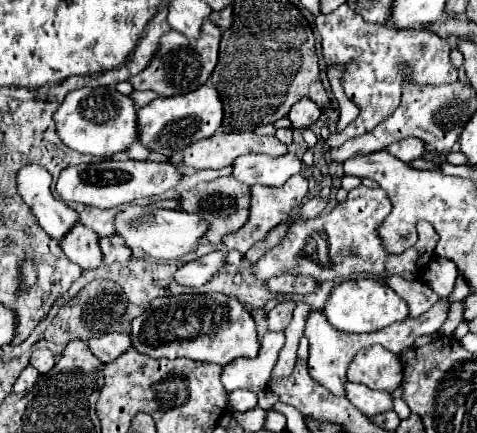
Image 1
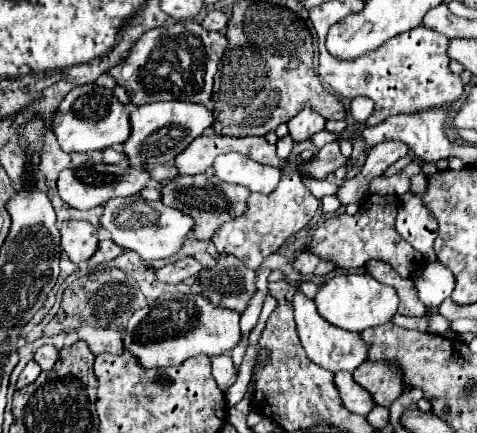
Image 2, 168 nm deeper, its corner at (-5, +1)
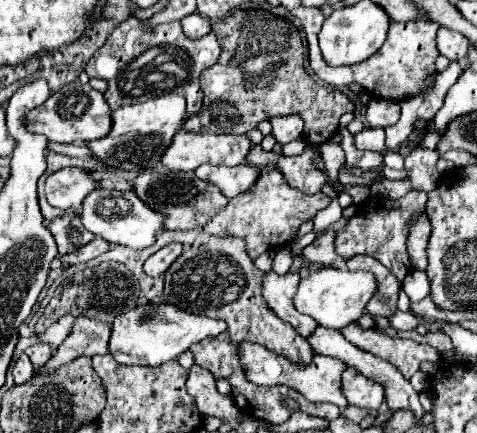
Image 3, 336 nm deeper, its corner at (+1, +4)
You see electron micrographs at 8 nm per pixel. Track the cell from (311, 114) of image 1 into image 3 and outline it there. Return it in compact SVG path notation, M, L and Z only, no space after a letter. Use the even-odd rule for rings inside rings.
M290 114L290 116L278 116L272 122L272 134L276 138L278 144L288 144L292 140L302 138L302 130L304 130L304 120L298 114Z

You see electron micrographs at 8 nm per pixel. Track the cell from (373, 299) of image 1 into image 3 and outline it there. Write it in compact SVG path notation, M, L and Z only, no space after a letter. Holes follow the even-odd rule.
M328 266L318 268L308 278L300 280L294 304L302 314L308 314L320 322L320 326L342 330L344 326L360 320L360 316L366 312L366 304L374 294L378 294L378 282L370 272L350 272Z

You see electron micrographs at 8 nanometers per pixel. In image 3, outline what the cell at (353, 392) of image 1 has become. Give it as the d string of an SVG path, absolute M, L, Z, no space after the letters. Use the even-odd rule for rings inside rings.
M246 342L246 344L242 344L242 364L248 372L248 380L254 384L262 384L262 386L286 384L286 386L298 390L310 402L330 402L330 404L336 404L340 410L348 408L348 400L342 392L342 372L346 370L342 360L336 360L332 356L314 356L314 360L308 364L308 368L296 368L290 360L276 356L274 352L266 350L264 346Z

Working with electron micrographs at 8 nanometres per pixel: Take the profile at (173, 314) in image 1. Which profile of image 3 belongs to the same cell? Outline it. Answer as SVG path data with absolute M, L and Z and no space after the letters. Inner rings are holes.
M146 304L136 306L128 312L122 312L112 322L112 336L110 336L110 354L120 364L138 364L138 366L158 366L170 360L176 360L182 352L186 352L192 344L220 336L226 330L224 320L210 320L204 316L196 316L192 312L182 310L174 304Z

